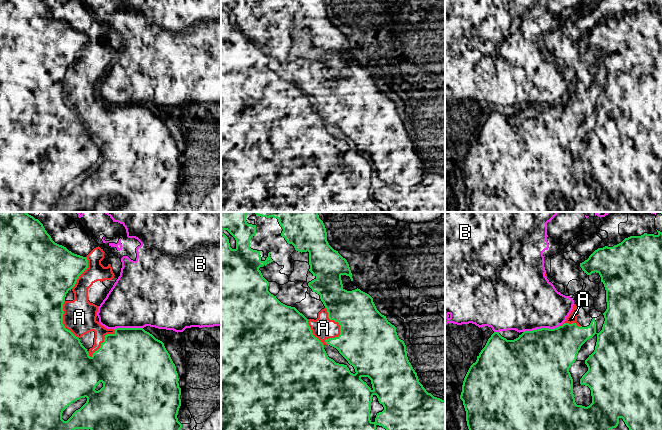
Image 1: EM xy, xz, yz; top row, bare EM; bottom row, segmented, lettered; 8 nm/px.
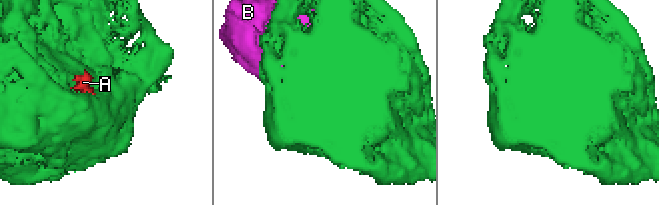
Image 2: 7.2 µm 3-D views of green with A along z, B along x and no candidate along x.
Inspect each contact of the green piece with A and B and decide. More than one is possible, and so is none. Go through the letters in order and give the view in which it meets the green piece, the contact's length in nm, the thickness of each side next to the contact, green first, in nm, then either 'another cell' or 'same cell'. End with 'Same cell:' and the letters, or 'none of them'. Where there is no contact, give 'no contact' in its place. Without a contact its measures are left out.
A: meets green in xz; contact 300 nm long; 460 nm thick on the green side, 180 nm on the other; same cell
B: meets green in yz; contact 300 nm long; 480 nm thick on the green side, 480 nm on the other; another cell
Same cell: A

